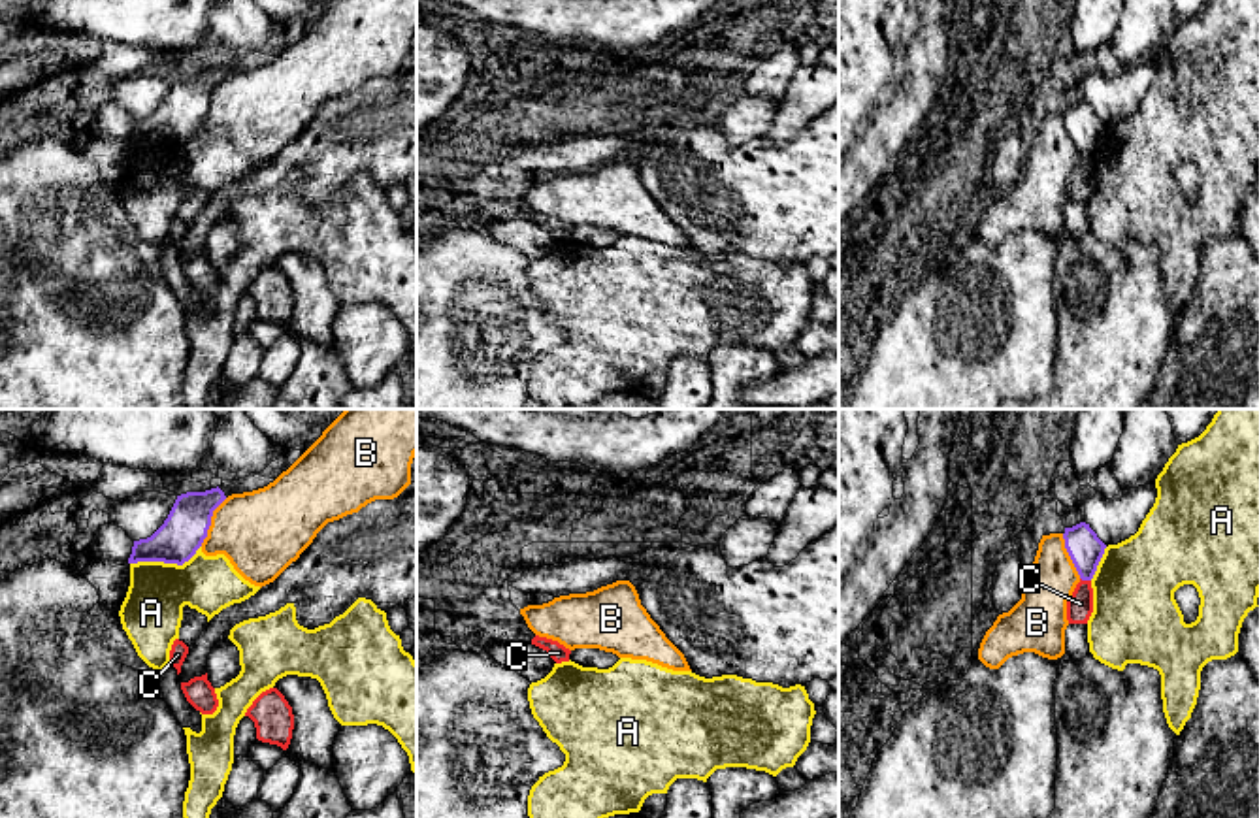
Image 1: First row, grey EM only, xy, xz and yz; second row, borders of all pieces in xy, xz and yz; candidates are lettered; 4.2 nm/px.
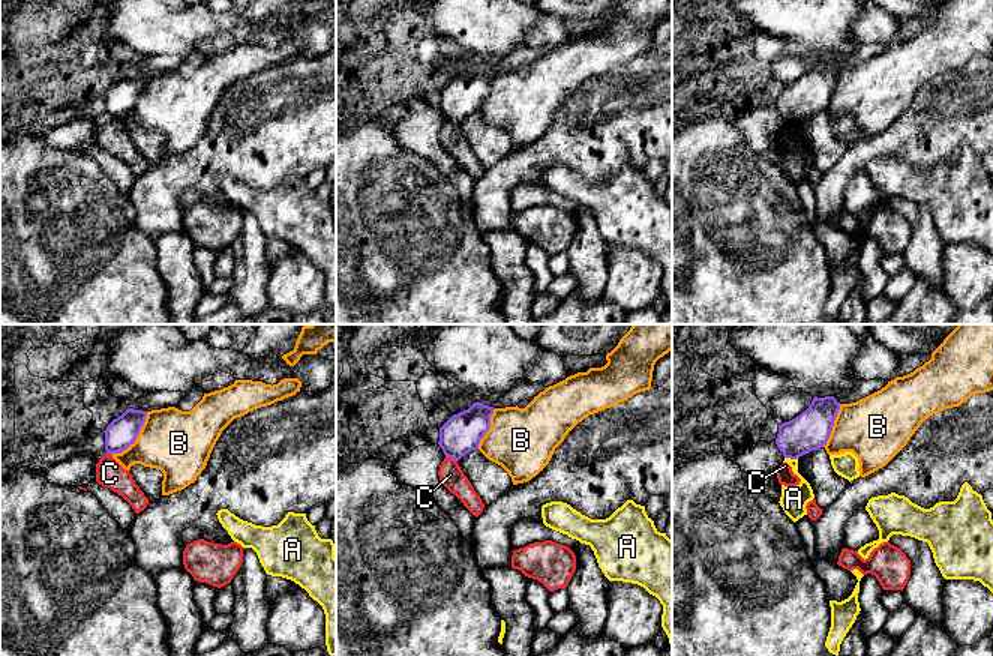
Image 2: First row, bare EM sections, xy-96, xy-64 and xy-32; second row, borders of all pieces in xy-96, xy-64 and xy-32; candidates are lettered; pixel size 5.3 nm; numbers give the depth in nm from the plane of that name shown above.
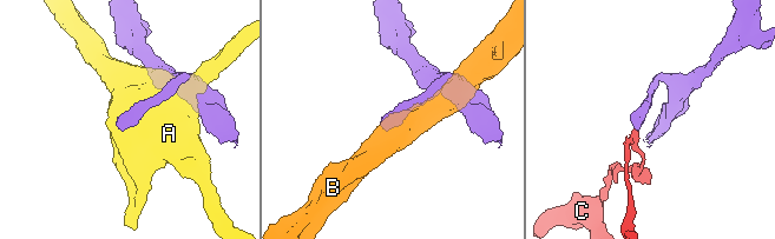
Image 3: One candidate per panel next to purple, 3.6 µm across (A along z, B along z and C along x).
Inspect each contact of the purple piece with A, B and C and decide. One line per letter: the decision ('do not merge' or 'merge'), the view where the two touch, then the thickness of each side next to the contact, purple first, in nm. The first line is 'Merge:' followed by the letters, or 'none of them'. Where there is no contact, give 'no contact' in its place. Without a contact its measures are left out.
Merge: none of them
A: do not merge; contact in xy; calibres 190 and 260 nm
B: do not merge; contact in xy; calibres 190 and 360 nm
C: do not merge; contact in yz; calibres 150 and 110 nm

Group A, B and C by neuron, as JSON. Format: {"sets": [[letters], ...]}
{"sets": [["A"], ["B"], ["C"]]}

